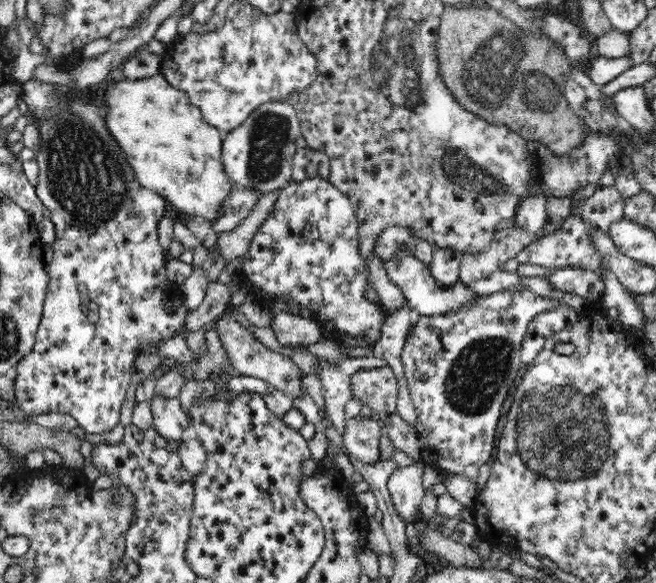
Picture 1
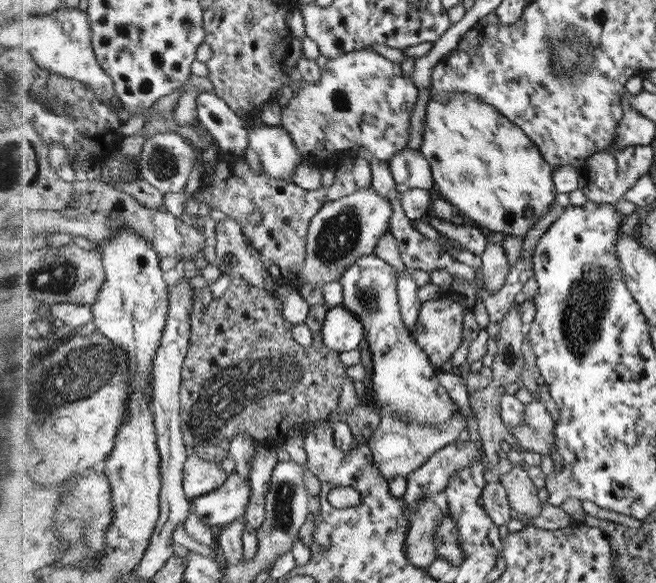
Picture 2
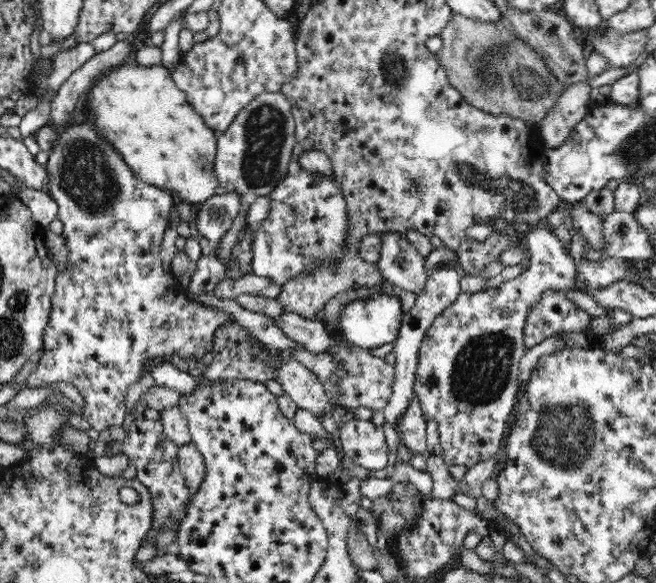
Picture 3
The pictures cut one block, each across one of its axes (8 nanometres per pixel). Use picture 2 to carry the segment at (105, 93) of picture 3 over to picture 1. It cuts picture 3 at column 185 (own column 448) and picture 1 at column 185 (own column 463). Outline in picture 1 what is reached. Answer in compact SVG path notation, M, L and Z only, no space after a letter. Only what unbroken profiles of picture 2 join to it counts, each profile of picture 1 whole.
M158 73L145 79L124 77L124 80L113 81L104 92L104 102L108 106L105 125L123 150L138 182L161 194L172 207L188 215L188 218L199 216L208 221L216 220L224 200L236 186L227 180L227 174L223 172L223 134L204 120L199 108L189 101L188 93L174 88L166 81L165 75Z

